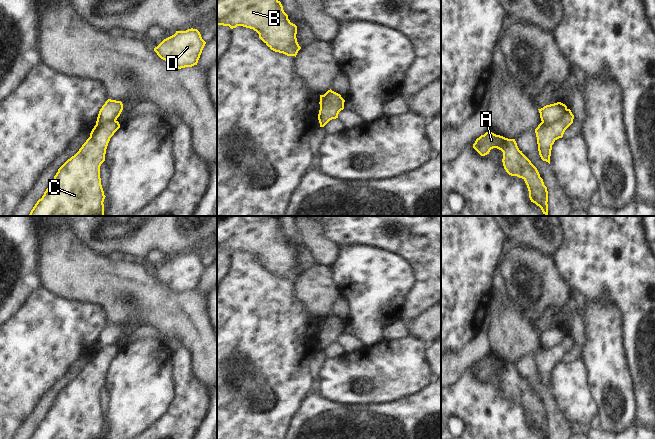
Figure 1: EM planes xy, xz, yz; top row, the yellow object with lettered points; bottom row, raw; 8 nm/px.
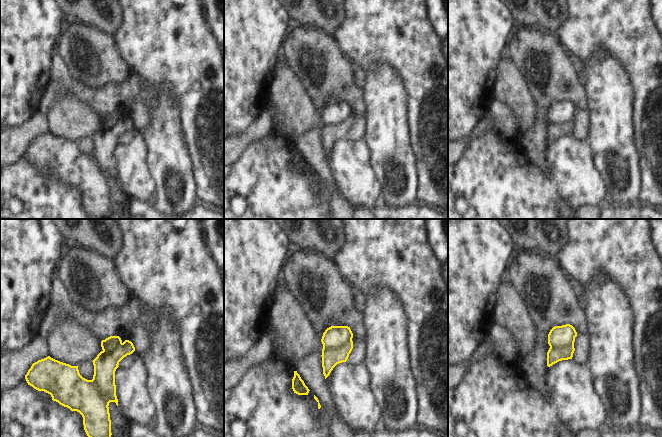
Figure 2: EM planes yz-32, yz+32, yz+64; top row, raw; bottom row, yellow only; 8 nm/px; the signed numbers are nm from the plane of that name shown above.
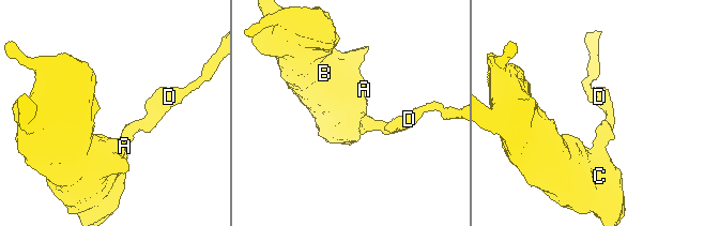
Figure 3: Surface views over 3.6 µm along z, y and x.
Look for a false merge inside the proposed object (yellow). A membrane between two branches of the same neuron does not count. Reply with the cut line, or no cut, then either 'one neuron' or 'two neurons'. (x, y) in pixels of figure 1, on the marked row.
cut yz (567, 109), (558, 120), (542, 122); two neurons

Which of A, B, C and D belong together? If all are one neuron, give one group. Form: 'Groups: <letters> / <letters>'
Groups: A B C / D.

